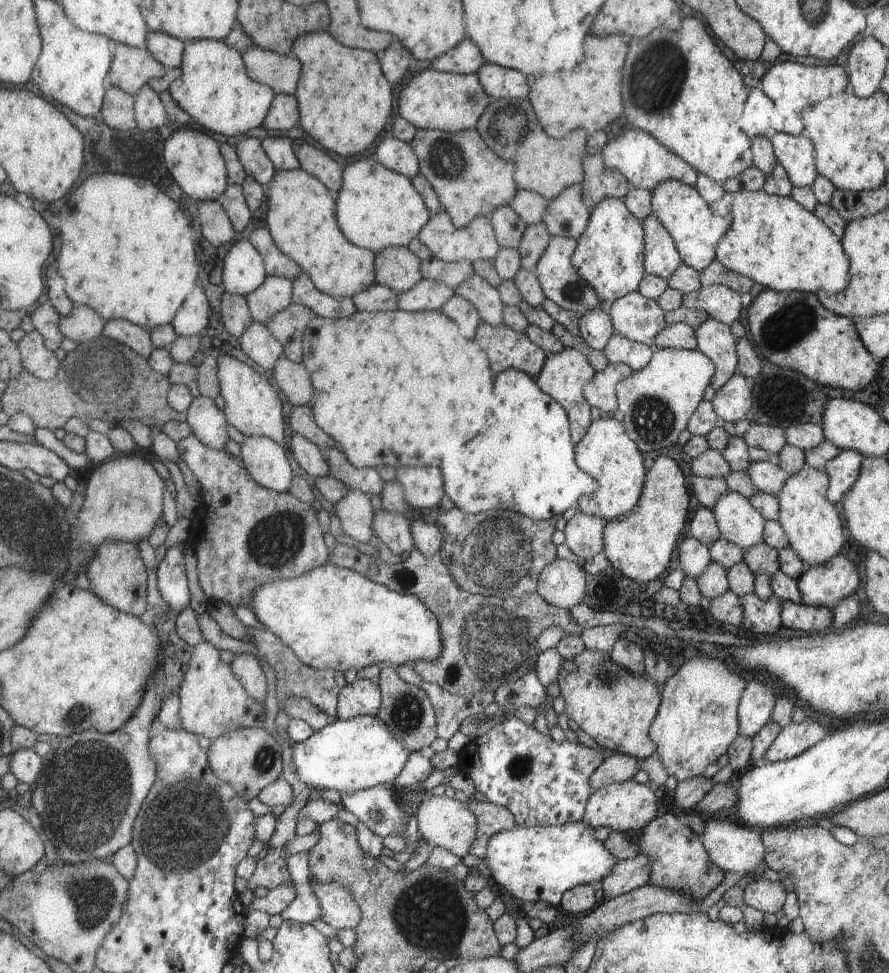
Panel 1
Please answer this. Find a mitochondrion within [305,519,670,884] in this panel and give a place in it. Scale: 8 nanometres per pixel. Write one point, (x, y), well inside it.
(501, 648)

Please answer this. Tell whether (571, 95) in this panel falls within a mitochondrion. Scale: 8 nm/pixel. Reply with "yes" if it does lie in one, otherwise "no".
no

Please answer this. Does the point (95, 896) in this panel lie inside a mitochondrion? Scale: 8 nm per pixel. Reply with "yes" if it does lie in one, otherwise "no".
yes

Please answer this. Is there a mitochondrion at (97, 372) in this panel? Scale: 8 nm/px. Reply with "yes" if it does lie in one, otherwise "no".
yes

